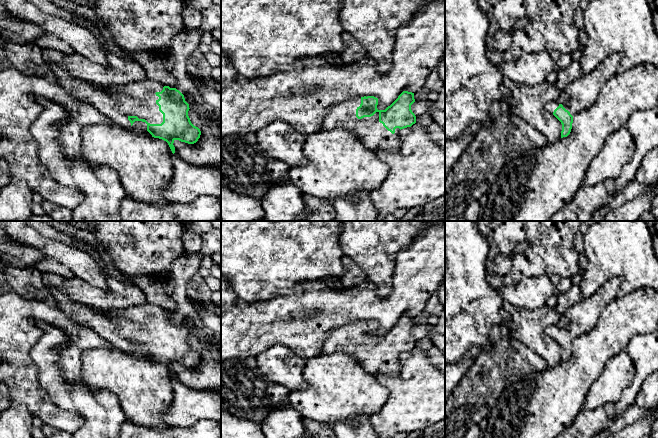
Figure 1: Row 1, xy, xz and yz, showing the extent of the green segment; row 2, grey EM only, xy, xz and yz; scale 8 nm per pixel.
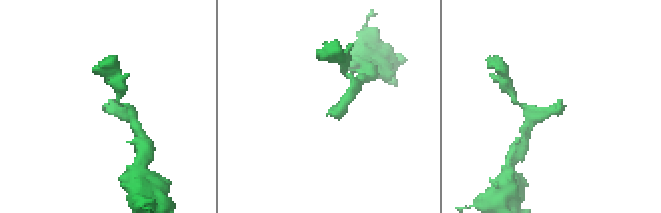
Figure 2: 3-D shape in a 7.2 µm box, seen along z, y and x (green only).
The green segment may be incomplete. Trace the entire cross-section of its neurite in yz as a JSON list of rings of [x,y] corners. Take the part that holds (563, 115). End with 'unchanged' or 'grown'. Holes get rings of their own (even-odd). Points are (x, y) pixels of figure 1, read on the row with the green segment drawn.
[[[612,54],[592,72],[568,84],[564,90],[568,99],[563,104],[546,103],[545,109],[562,124],[561,138],[570,134],[573,116],[596,102],[602,86],[617,72],[621,58],[621,54]]]; grown

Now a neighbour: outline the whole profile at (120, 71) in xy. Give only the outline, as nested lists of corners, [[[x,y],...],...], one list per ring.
[[[100,40],[99,42],[107,57],[108,65],[94,63],[77,53],[69,55],[53,49],[43,50],[42,57],[48,65],[60,64],[70,75],[105,87],[124,85],[146,78],[146,72],[139,63],[118,56]]]

